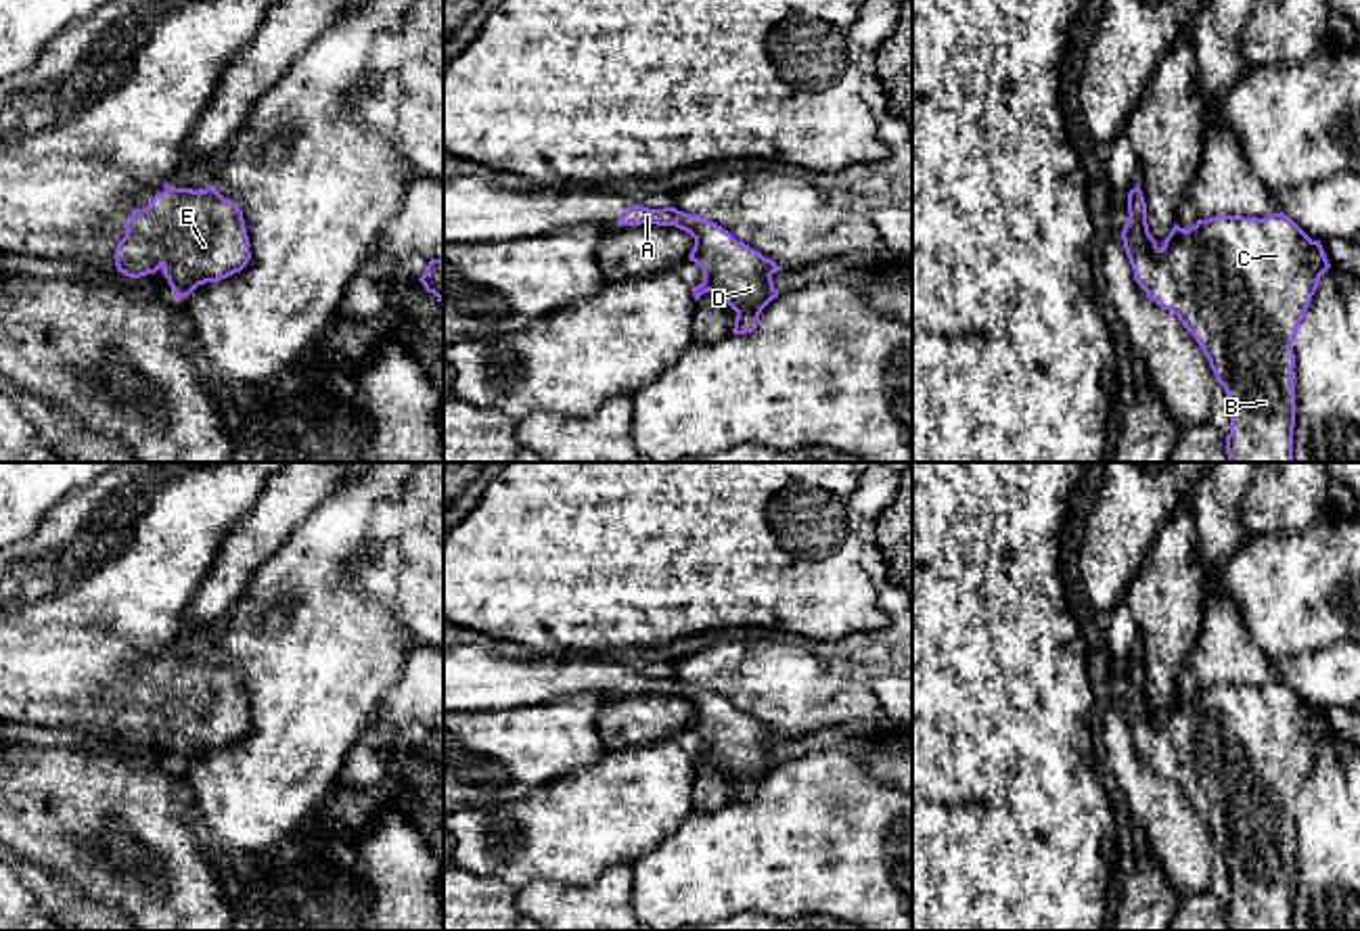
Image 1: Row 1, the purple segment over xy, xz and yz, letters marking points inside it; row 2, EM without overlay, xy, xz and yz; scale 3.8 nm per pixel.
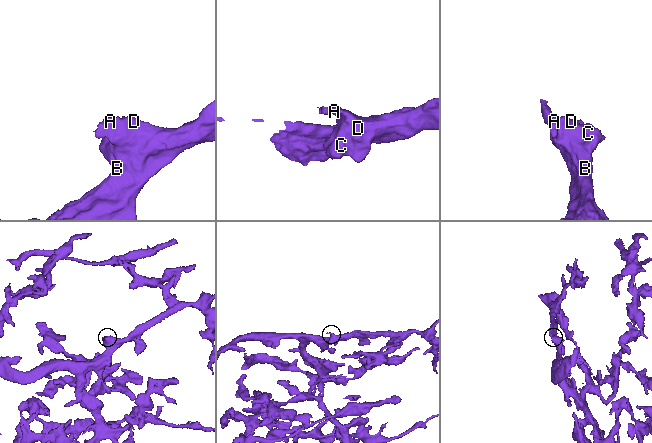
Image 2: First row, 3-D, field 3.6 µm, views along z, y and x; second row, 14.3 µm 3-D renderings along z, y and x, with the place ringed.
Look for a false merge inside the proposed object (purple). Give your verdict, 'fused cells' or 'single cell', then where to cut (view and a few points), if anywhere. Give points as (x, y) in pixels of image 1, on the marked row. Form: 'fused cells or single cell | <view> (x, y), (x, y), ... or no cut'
single cell | no cut

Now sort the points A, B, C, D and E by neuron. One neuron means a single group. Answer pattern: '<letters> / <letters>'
A B C D E

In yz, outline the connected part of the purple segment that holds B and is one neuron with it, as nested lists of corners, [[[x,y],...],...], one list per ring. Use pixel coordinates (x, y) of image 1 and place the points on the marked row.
[[[1140,186],[1128,192],[1128,220],[1121,241],[1134,280],[1163,310],[1178,316],[1182,326],[1197,339],[1216,381],[1224,387],[1230,404],[1230,433],[1226,435],[1228,462],[1293,462],[1295,383],[1293,341],[1304,320],[1320,276],[1331,268],[1320,241],[1312,241],[1283,211],[1268,218],[1216,215],[1197,220],[1188,230],[1174,224],[1163,247],[1149,232],[1147,203]]]

